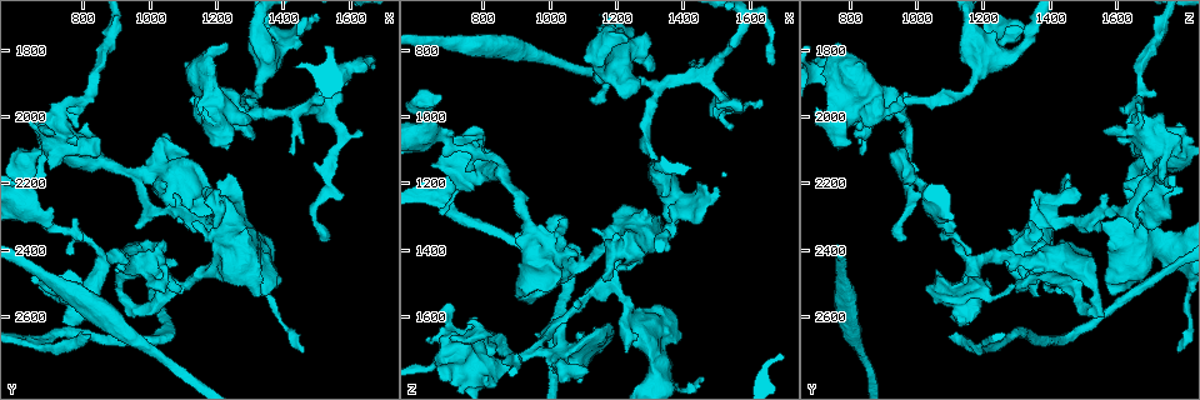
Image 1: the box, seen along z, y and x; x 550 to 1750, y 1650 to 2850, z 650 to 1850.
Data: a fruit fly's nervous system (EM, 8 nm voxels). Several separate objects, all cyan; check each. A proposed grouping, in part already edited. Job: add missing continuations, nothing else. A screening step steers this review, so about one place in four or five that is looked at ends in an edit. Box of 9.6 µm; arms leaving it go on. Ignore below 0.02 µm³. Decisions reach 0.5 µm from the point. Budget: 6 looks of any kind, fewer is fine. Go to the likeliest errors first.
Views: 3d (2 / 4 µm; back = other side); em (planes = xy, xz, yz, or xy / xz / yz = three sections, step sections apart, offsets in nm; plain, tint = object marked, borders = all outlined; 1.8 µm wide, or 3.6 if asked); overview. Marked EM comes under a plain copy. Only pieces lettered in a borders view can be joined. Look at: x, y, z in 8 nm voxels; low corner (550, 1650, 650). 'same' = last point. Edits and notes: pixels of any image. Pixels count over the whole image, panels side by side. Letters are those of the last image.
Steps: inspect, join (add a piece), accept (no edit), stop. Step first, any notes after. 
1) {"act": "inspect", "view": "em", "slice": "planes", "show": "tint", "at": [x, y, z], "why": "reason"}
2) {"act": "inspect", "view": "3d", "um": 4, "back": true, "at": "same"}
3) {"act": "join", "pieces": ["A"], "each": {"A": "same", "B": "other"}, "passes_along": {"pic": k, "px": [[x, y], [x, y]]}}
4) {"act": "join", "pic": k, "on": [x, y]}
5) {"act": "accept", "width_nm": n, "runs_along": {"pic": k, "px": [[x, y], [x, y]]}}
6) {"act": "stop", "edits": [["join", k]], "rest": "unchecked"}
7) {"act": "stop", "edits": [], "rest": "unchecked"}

{"act": "inspect", "view": "3d", "um": 4, "at": [680, 2670, 1260]}

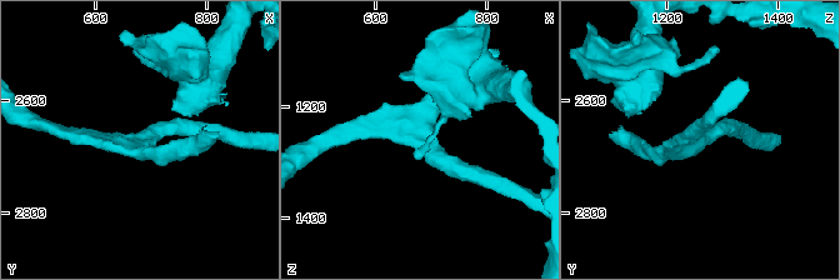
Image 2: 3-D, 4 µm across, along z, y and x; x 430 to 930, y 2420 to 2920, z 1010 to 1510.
{"act": "inspect", "view": "em", "slice": "planes", "show": "borders", "at": [690, 2670, 1260], "arms": 3, "arm_widths_nm": [180, 200, 280]}

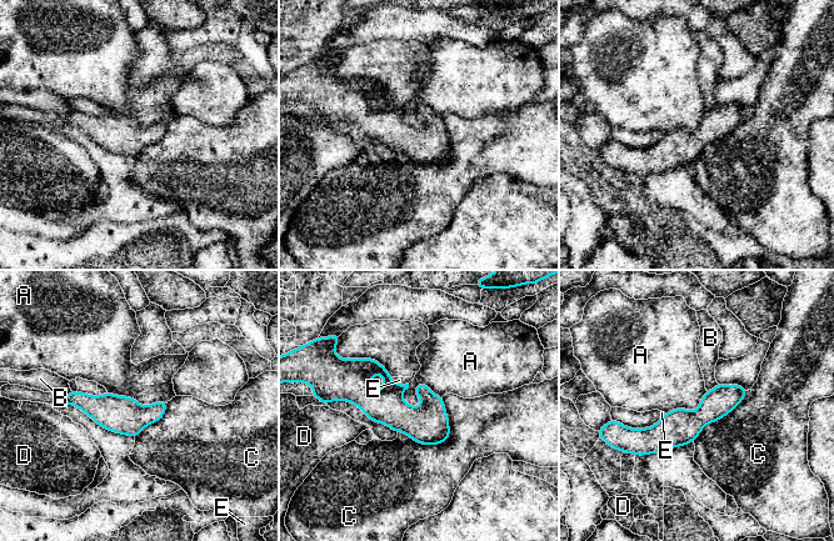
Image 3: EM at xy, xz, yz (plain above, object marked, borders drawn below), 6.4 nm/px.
{"act": "accept", "each": {"A": "other", "B": "other", "C": "other", "D": "other", "E": "other"}, "runs_along": {"pic": 3, "px": [[743, 391], [663, 436], [629, 436]]}, "found": "none of them fits"}

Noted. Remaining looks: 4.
{"act": "inspect", "view": "3d", "um": 4, "at": [920, 2550, 1540], "why": "closes a loop"}

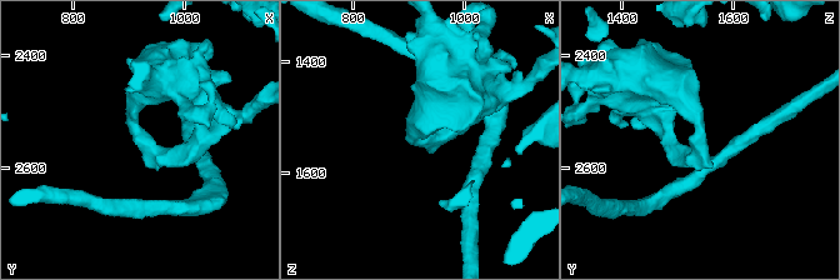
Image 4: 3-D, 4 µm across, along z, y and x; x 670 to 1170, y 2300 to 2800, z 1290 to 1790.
{"act": "inspect", "view": "em", "slice": "yz", "step": 4, "show": "tint", "at": [920, 2555, 1540]}

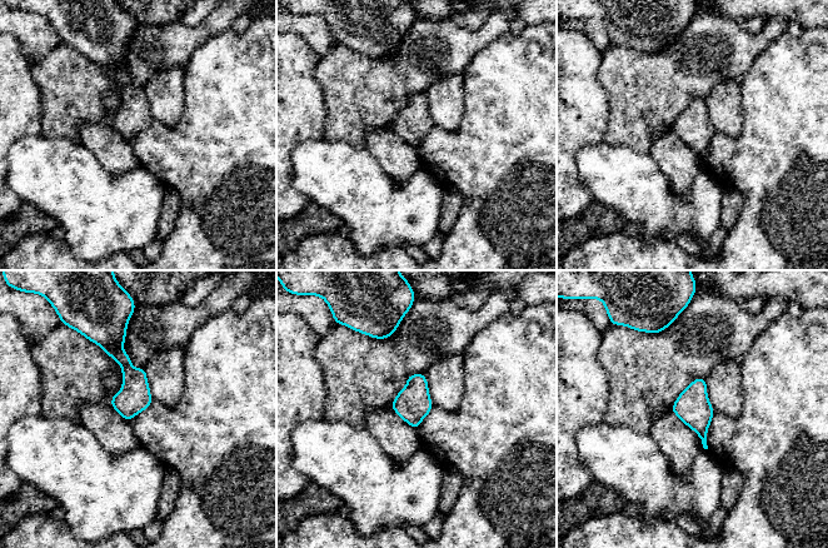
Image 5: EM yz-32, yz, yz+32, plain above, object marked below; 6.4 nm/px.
{"act": "inspect", "view": "em", "slice": "planes", "show": "borders", "at": "same", "why": "cut it another way"}

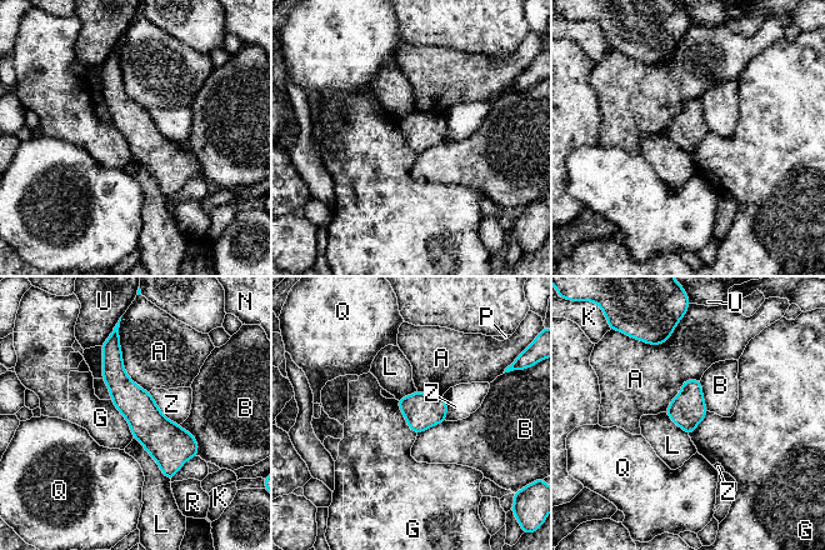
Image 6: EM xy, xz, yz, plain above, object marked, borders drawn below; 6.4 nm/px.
{"act": "accept", "width_nm": 240, "each": {"A": "other", "B": "other", "G": "other", "K": "other", "L": "other", "N": "other", "P": "other", "Q": "other", "R": "other", "U": "other", "Z": "other"}, "border": {"pic": 6, "px": [[111, 399], [134, 438]]}, "found": "none of them fits"}

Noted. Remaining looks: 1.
{"act": "stop", "edits": [], "rest": "unchecked"}

